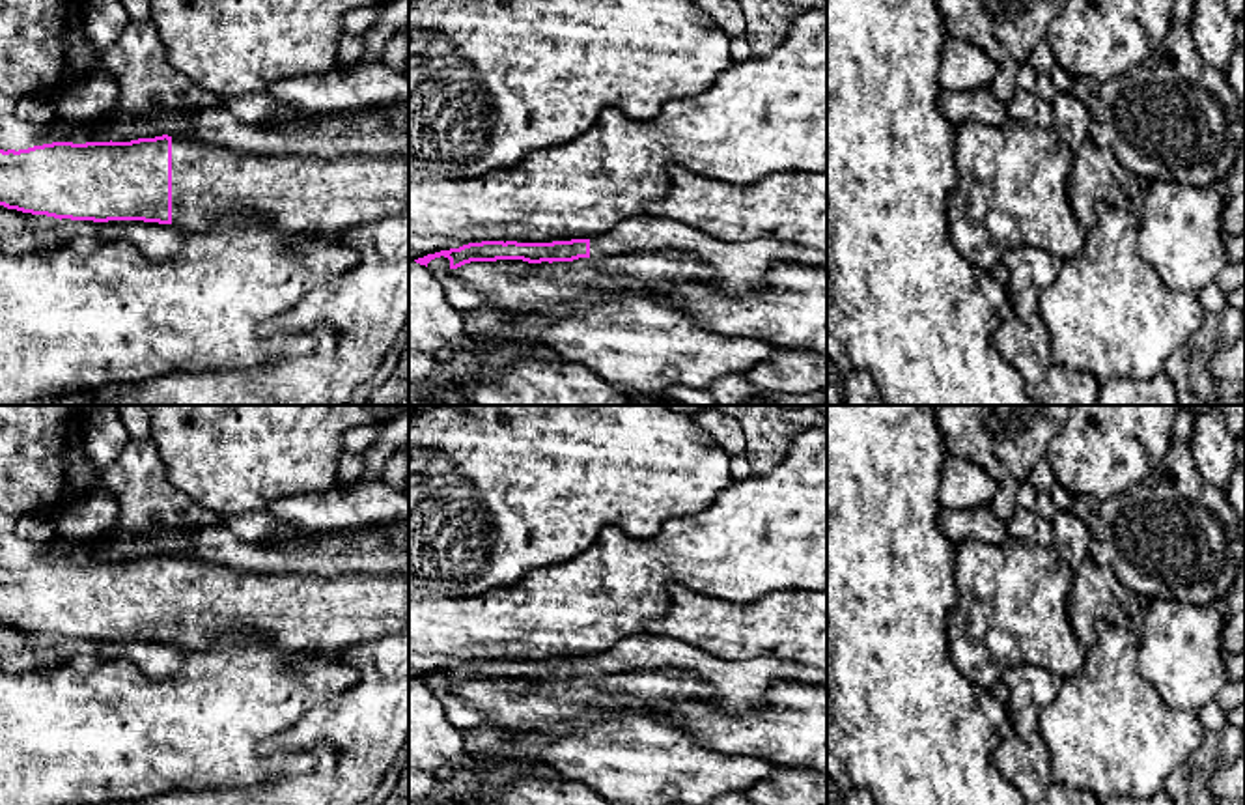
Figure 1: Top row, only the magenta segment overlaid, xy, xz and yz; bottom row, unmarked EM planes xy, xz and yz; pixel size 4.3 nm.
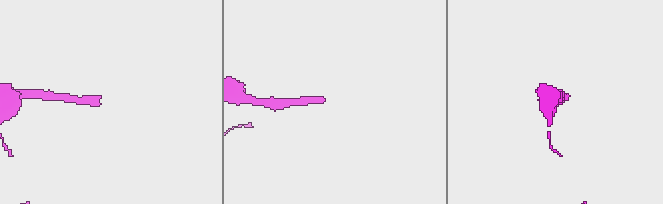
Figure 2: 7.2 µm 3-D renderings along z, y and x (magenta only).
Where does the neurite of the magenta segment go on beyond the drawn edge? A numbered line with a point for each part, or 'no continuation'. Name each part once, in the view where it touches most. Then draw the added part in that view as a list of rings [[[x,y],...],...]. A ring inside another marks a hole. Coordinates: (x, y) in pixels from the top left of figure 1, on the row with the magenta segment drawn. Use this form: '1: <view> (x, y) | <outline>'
1: xy (209, 183) | [[[172,136],[172,224],[185,230],[254,219],[280,232],[330,233],[407,204],[409,155],[252,155]]]

